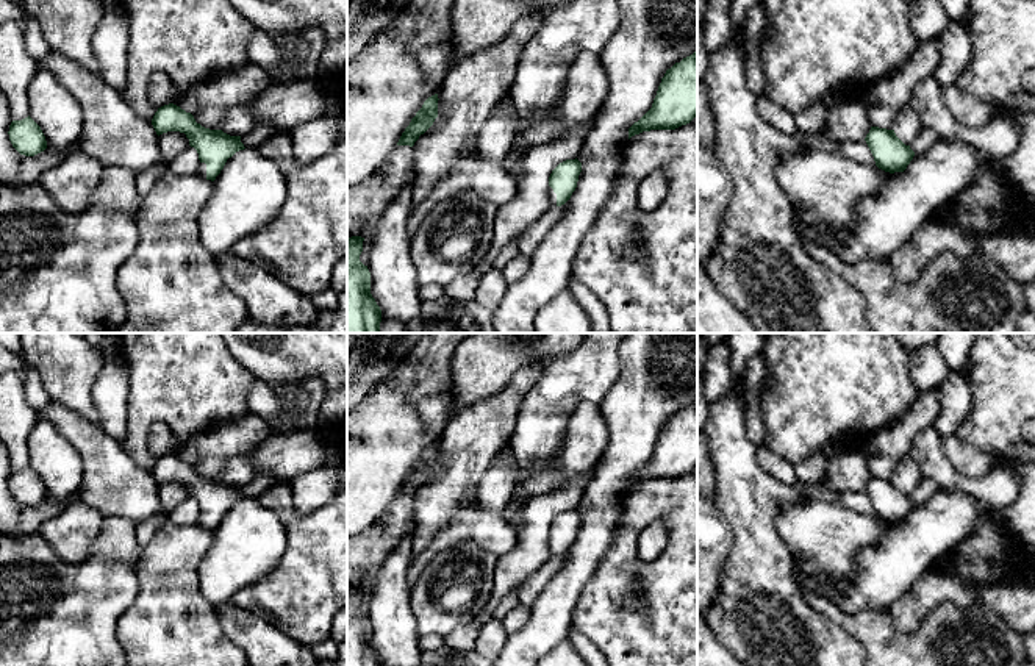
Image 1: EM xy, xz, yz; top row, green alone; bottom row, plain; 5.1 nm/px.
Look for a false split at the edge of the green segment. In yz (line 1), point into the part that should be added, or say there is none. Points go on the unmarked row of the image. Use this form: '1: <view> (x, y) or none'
1: none

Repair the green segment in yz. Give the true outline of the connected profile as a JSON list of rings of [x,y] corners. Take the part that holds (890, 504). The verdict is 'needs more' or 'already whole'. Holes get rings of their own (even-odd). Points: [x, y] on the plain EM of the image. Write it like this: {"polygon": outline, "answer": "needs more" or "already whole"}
{"polygon": [[[871,477],[865,488],[876,516],[885,522],[904,522],[915,507],[910,496],[905,496],[894,480]]], "answer": "already whole"}

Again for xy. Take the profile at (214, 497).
{"polygon": [[[174,453],[158,458],[152,475],[158,486],[167,482],[184,483],[189,496],[199,503],[200,516],[197,524],[211,532],[220,524],[228,508],[245,499],[241,486],[205,478],[195,472],[191,463]]], "answer": "needs more"}

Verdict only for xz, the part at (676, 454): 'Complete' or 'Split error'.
Complete

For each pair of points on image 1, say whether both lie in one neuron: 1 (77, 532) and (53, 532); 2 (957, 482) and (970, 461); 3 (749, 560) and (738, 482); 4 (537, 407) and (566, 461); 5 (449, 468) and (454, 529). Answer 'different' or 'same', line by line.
1: same
2: different
3: same
4: different
5: different

